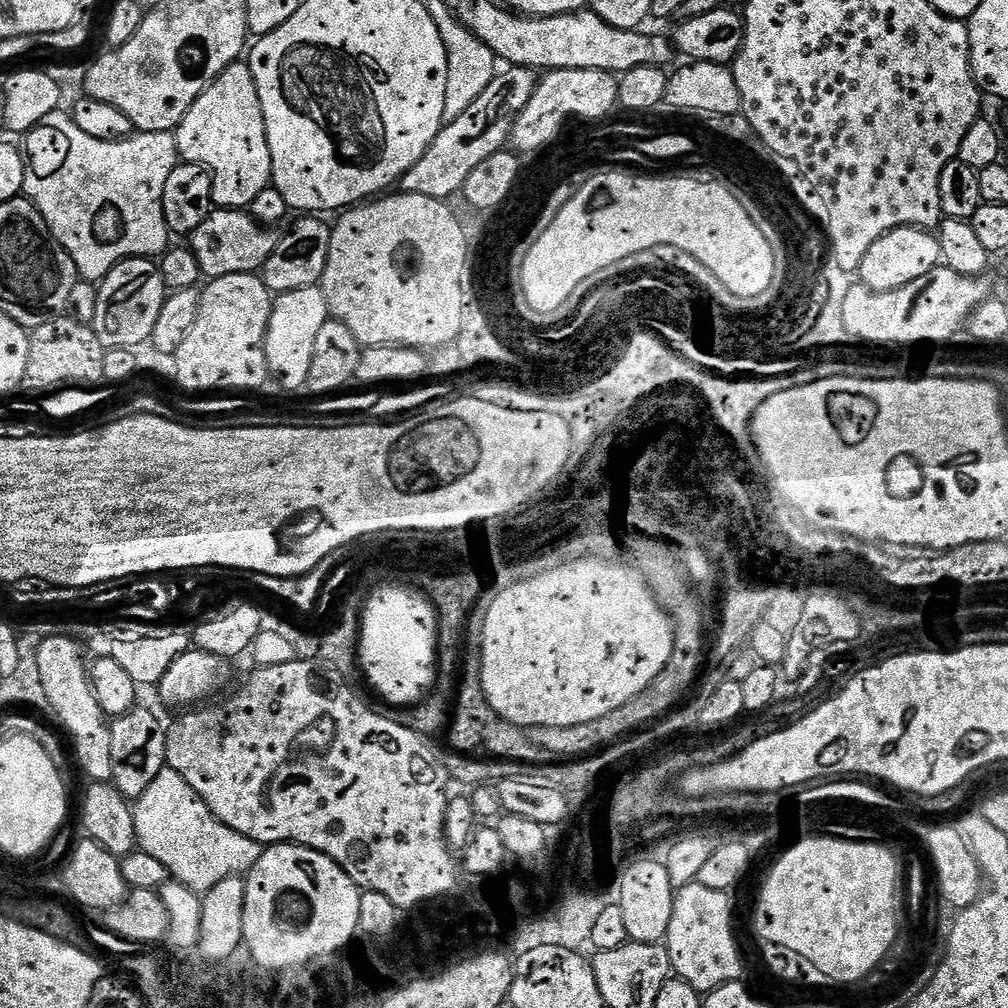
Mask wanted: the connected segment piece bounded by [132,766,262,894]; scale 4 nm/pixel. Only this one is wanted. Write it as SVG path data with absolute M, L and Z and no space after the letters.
M167 766L162 770L162 774L158 774L158 778L154 778L154 782L150 782L146 794L142 794L134 801L132 814L139 851L158 858L158 862L166 866L171 879L182 882L197 894L206 893L214 886L218 886L222 878L244 876L258 862L262 851L261 844L246 838L246 834L238 834L238 830L230 830L230 826L223 824L210 810L210 806L206 806L206 802L198 798L190 782L186 782L182 774L178 774Z

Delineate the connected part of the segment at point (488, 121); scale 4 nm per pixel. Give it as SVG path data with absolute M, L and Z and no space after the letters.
M508 66L497 71L486 90L452 124L441 128L434 142L430 142L426 154L422 154L422 158L418 158L418 162L414 162L414 166L410 166L410 170L400 177L399 191L443 201L455 192L457 195L463 189L466 178L474 174L474 169L509 143L514 122L518 114L526 110L526 102L534 98L537 83L538 72L535 68Z

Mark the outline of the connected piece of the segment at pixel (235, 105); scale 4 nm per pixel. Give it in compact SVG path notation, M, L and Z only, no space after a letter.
M247 63L231 64L215 82L190 106L180 125L174 130L180 160L186 164L203 164L212 174L212 202L216 208L251 209L254 198L272 182L272 159L266 138L266 122L262 114L262 102L258 102L258 86L254 86L254 74Z

